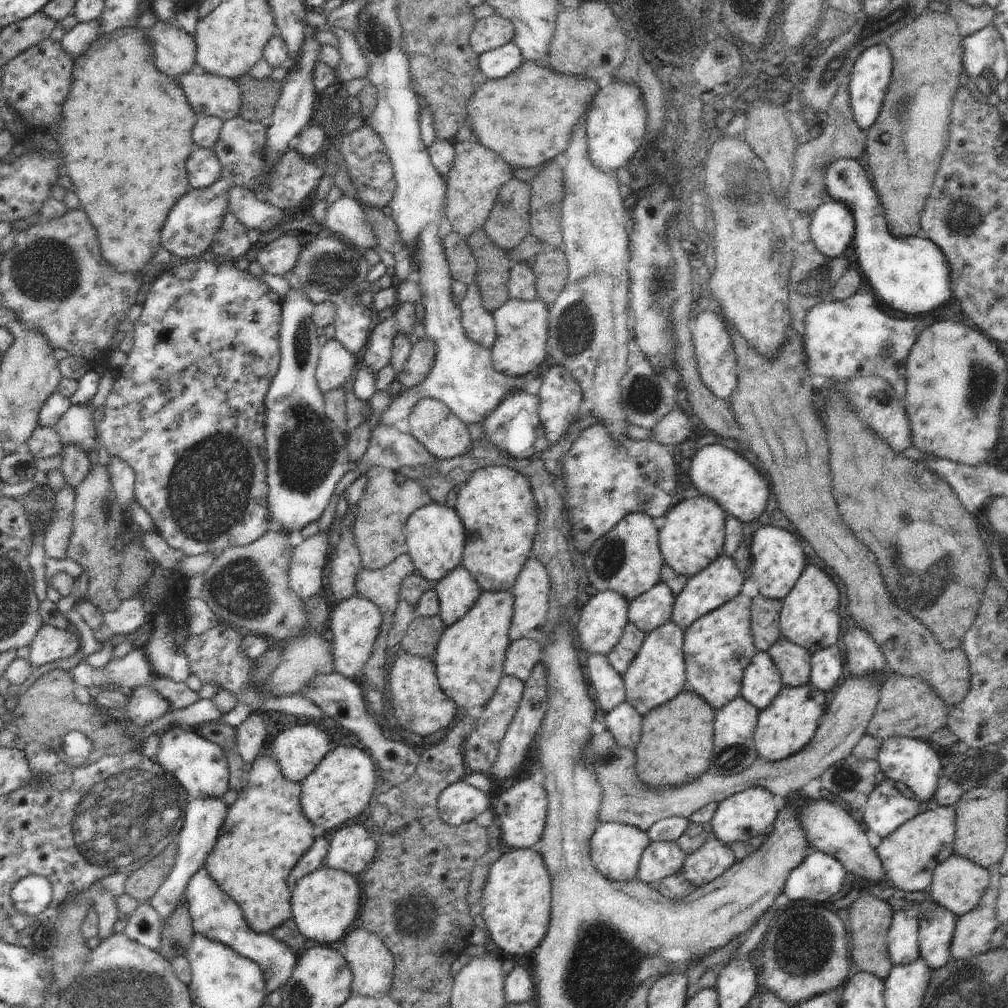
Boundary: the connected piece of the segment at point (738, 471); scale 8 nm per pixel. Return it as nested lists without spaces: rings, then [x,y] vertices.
[[[718,443],[702,447],[693,456],[688,478],[700,495],[709,496],[726,514],[735,516],[742,522],[756,520],[764,512],[770,494],[768,482],[760,476],[760,472],[754,470],[754,466],[748,464],[748,460],[744,460],[742,456],[736,454],[736,451]]]

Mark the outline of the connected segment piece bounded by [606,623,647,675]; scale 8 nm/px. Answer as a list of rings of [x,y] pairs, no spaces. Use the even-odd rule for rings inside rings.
[[[626,623],[622,636],[614,645],[614,648],[606,655],[607,661],[614,670],[623,675],[630,662],[638,654],[642,641],[646,638],[646,633],[636,628],[632,623]]]

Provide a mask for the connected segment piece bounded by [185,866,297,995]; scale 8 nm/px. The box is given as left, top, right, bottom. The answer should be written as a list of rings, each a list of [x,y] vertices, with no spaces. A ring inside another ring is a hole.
[[[202,867],[185,888],[185,902],[193,924],[193,932],[208,940],[225,944],[238,954],[255,961],[266,979],[266,992],[269,995],[280,988],[293,973],[297,962],[295,954],[286,943],[276,940],[271,934],[258,934],[246,922],[242,909],[211,879],[206,867]]]

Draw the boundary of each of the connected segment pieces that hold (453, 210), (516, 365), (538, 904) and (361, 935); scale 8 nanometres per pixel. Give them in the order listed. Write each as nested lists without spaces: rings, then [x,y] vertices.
[[[478,142],[456,143],[455,151],[454,164],[446,177],[444,215],[450,220],[452,230],[468,239],[485,225],[500,189],[513,177],[514,168],[499,154]]]
[[[508,299],[496,312],[496,338],[491,348],[491,359],[495,371],[507,377],[524,377],[528,372],[540,368],[547,356],[549,309],[543,300],[523,301]]]
[[[512,849],[494,861],[483,890],[486,931],[502,956],[519,959],[534,952],[544,940],[551,913],[551,876],[541,854],[530,849]]]
[[[363,928],[350,932],[343,940],[344,946],[346,946],[343,957],[353,974],[351,994],[377,999],[388,995],[393,983],[394,957],[383,940],[380,940],[377,934]]]

